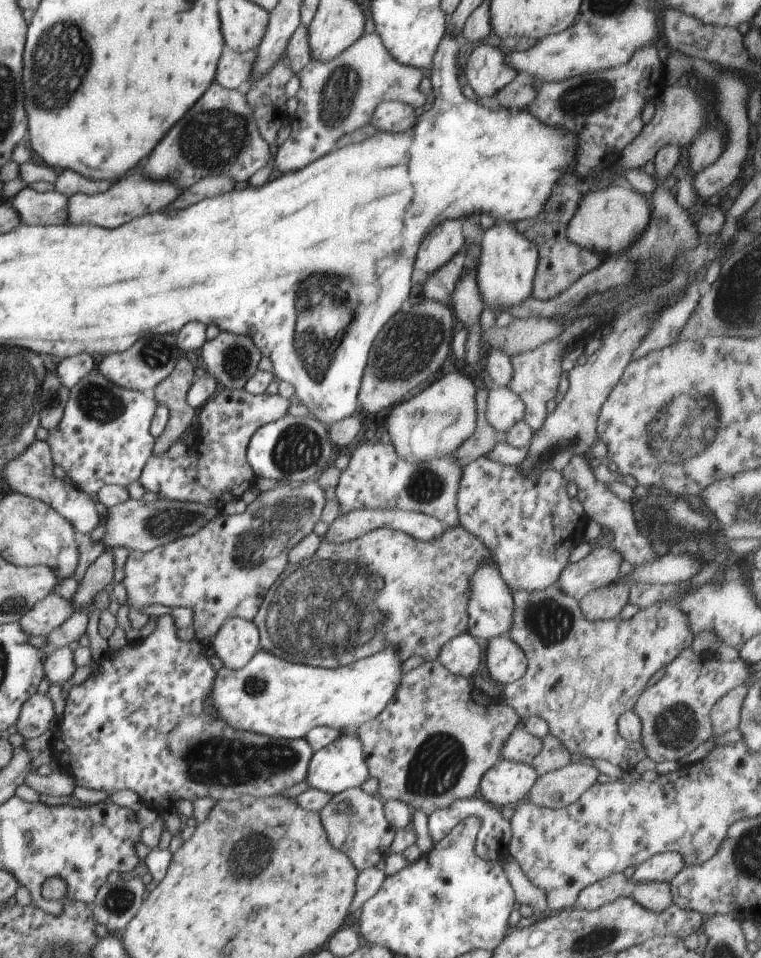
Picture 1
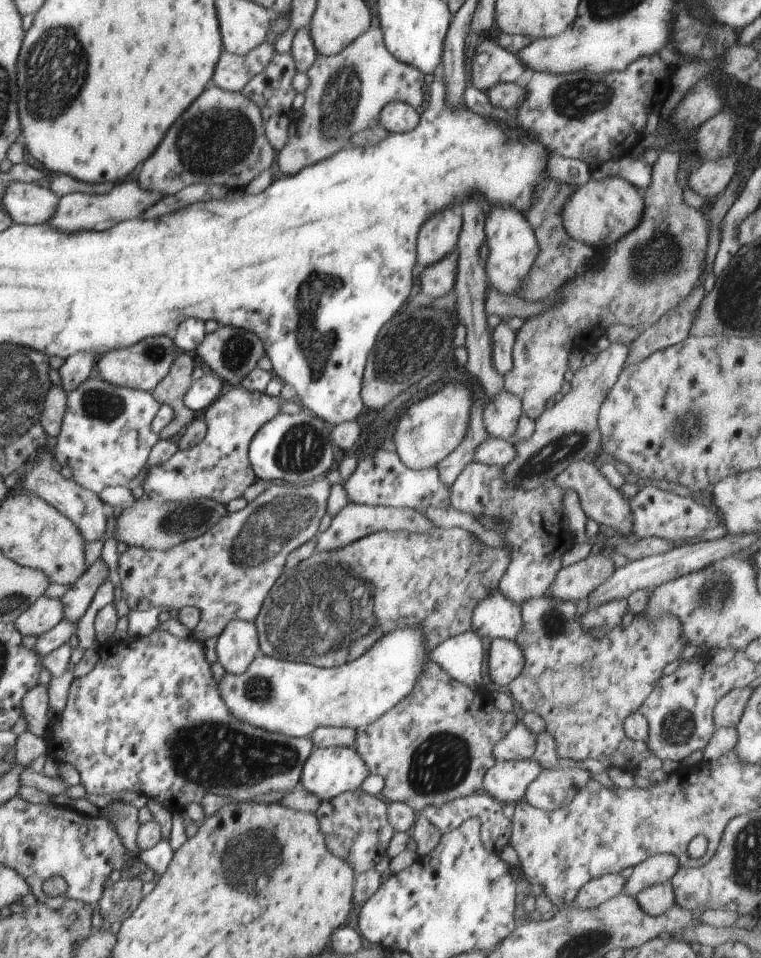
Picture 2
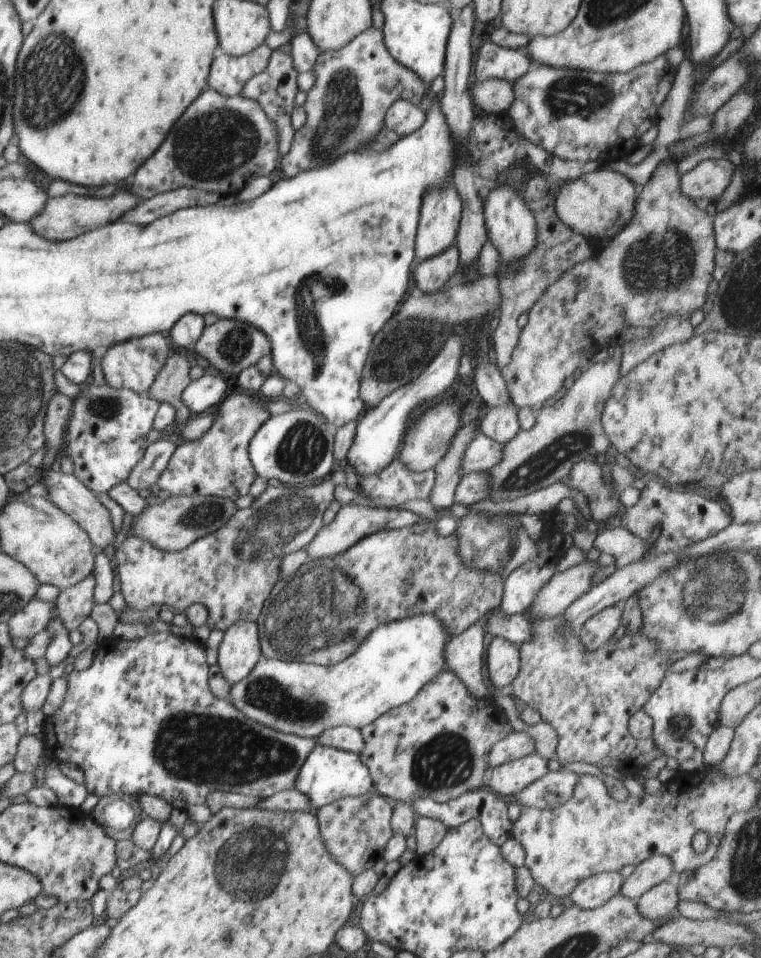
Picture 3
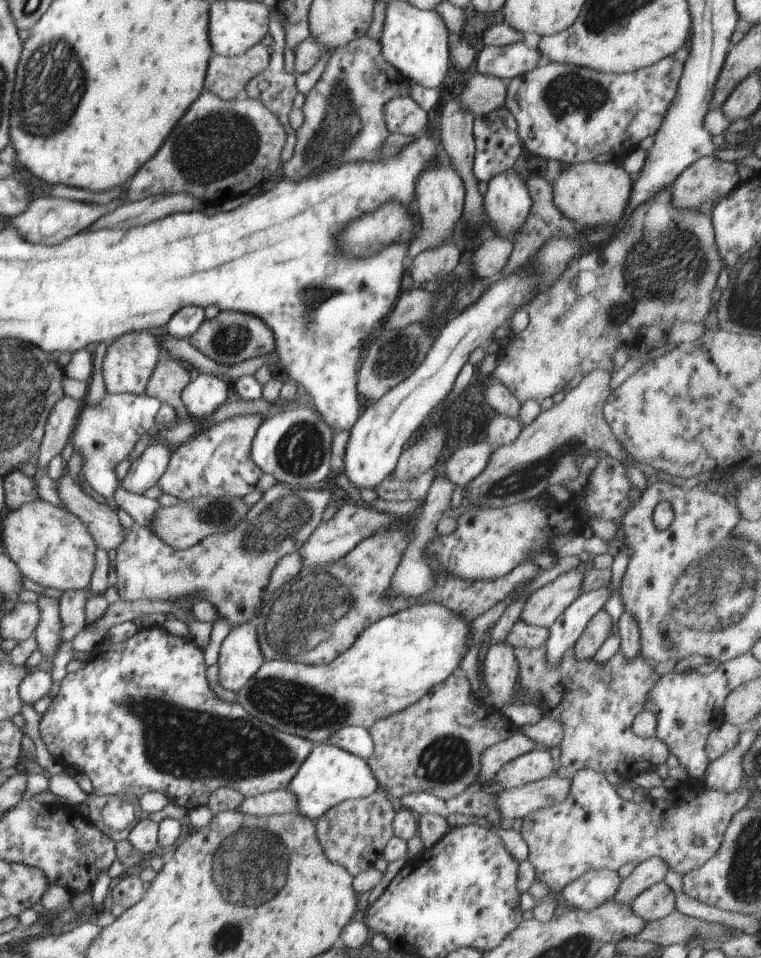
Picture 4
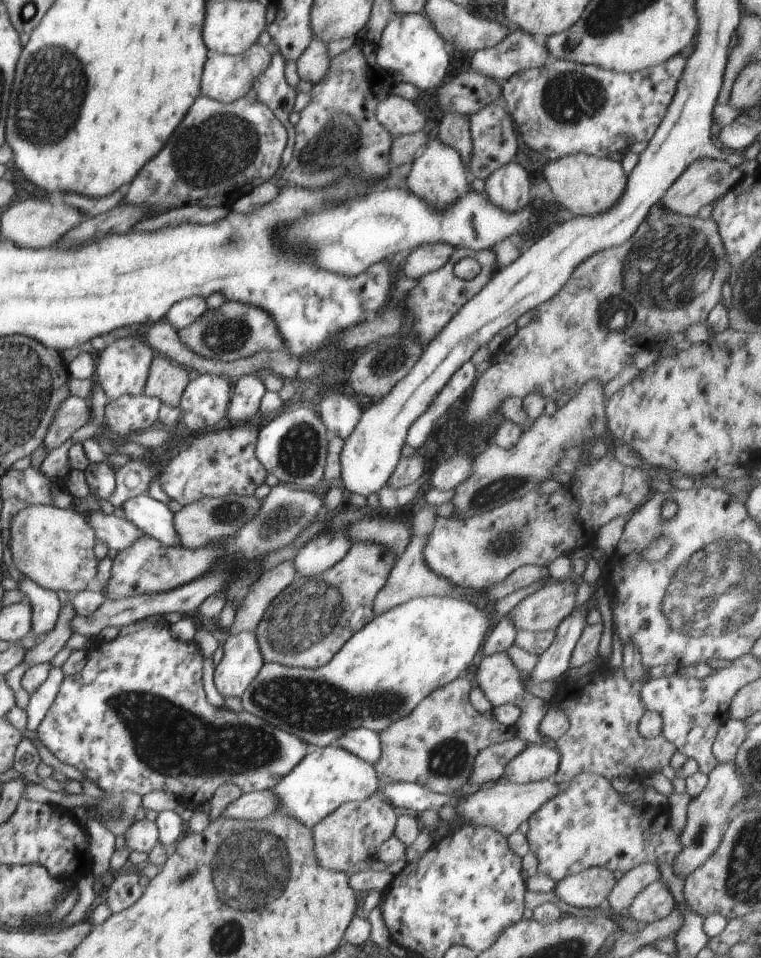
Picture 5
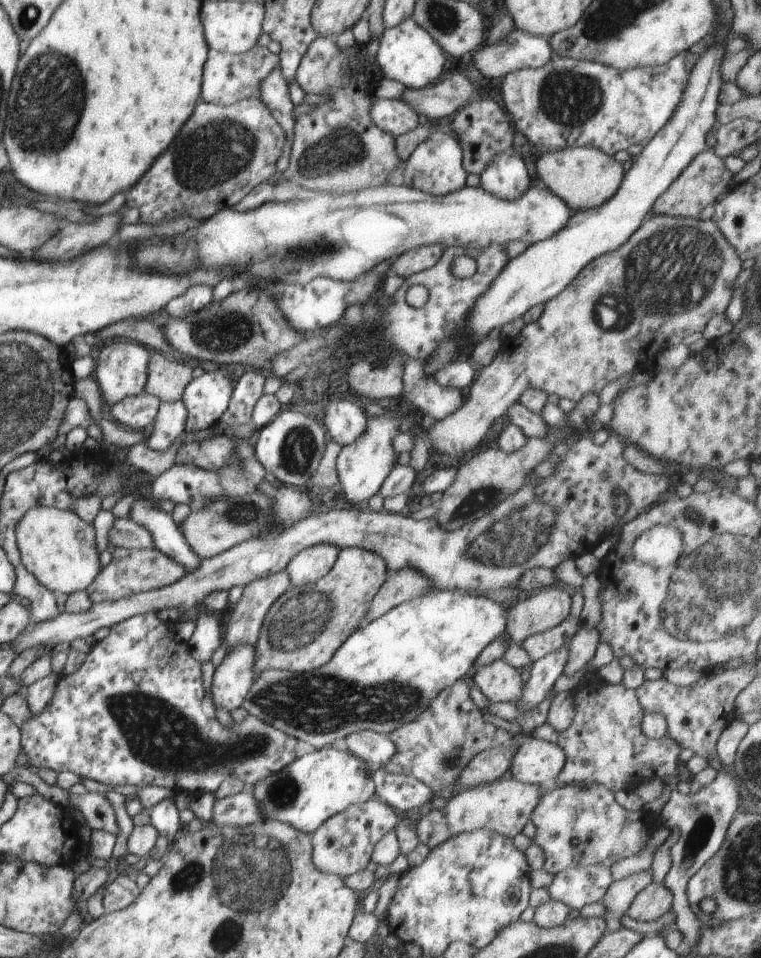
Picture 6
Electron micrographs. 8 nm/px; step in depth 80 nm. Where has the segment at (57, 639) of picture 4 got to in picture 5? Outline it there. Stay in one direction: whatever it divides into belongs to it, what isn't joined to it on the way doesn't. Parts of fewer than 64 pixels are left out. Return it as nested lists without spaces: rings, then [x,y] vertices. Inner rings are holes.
[[[23,576],[16,588],[26,594],[26,600],[31,604],[33,610],[32,628],[33,633],[38,637],[47,635],[55,626],[61,609],[60,600],[56,591],[42,588],[33,580]]]

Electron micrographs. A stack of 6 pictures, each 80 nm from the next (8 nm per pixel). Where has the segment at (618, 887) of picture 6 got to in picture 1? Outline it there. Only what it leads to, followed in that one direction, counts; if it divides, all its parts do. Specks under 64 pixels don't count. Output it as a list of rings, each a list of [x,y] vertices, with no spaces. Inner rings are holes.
[[[666,851],[638,865],[630,880],[635,886],[650,882],[670,884],[674,876],[682,871],[682,868],[685,868],[684,858],[678,852]]]

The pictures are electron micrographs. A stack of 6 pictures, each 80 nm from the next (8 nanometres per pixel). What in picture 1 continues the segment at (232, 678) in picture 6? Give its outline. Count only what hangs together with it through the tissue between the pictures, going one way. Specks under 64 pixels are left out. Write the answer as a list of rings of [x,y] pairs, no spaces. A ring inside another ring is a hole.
[[[230,618],[222,624],[212,644],[226,668],[240,670],[260,650],[259,631],[252,621]]]

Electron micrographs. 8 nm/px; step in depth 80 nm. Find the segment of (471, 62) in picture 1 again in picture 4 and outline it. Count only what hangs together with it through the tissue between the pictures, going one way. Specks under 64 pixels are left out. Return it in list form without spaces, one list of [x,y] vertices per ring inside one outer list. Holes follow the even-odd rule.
[[[522,40],[506,46],[484,46],[476,60],[476,72],[492,75],[500,80],[512,81],[512,78],[526,74],[539,67],[540,50],[526,46]]]

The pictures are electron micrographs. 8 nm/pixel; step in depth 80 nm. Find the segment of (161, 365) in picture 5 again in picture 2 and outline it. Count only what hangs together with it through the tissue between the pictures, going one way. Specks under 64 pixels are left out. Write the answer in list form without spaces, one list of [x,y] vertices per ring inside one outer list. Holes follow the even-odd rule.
[[[180,351],[168,375],[151,392],[154,400],[161,406],[172,408],[172,422],[158,434],[160,440],[171,440],[184,426],[189,426],[196,418],[192,410],[184,405],[184,396],[193,384],[194,360],[187,352]]]

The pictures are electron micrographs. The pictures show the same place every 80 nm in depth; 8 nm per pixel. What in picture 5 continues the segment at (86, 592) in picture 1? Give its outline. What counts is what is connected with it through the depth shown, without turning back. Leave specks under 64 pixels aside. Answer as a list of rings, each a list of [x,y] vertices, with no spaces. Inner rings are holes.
[[[72,603],[62,605],[56,626],[47,635],[40,637],[40,640],[37,640],[33,648],[27,650],[23,662],[33,665],[50,662],[72,638],[73,628],[71,622],[76,616],[78,614]]]

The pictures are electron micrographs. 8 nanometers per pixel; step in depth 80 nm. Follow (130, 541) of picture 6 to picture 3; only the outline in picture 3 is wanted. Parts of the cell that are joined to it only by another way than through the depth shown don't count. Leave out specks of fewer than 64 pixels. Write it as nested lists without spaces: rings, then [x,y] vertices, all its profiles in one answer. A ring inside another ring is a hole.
[[[50,469],[44,474],[44,484],[48,488],[47,499],[56,504],[62,512],[66,512],[82,530],[88,534],[92,545],[97,550],[107,548],[109,545],[116,544],[115,529],[112,524],[110,512],[100,503],[94,492],[91,492],[76,476],[73,474],[64,474],[60,472],[54,472]]]

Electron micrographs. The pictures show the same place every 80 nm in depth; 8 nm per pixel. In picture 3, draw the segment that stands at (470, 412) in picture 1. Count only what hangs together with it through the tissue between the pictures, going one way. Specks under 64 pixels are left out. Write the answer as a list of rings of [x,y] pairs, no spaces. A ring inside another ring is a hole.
[[[442,400],[436,402],[434,406],[426,408],[420,418],[410,425],[404,440],[402,440],[402,450],[400,450],[400,464],[410,470],[410,472],[425,472],[435,469],[438,462],[446,455],[450,442],[462,428],[462,406],[458,400]],[[460,410],[460,412],[458,412]]]

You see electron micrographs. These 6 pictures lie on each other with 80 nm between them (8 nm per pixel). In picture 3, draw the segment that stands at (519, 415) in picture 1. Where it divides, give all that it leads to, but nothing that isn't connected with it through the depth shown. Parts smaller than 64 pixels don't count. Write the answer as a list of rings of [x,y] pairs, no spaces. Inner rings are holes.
[[[513,403],[490,408],[488,414],[482,418],[479,430],[490,440],[504,446],[520,432],[518,412]]]

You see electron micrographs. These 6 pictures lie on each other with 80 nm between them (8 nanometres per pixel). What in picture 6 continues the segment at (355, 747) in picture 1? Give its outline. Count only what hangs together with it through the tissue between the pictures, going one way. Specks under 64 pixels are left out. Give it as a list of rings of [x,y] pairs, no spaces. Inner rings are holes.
[[[329,746],[297,758],[288,767],[249,788],[259,804],[261,818],[290,823],[310,835],[331,816],[350,805],[362,804],[376,794],[370,767],[350,751]]]

